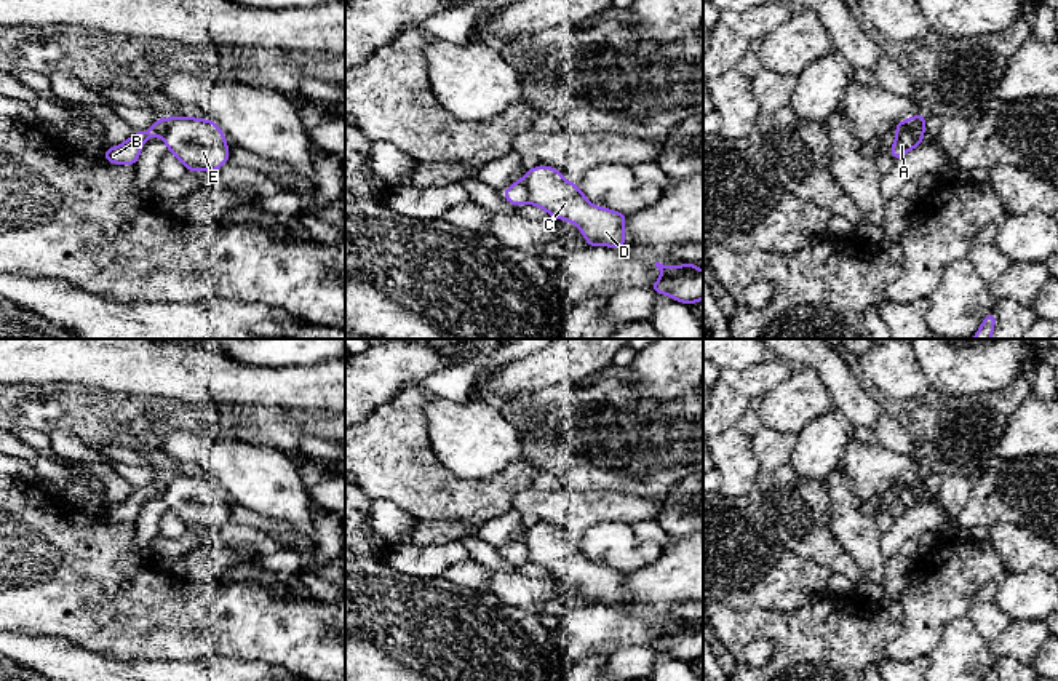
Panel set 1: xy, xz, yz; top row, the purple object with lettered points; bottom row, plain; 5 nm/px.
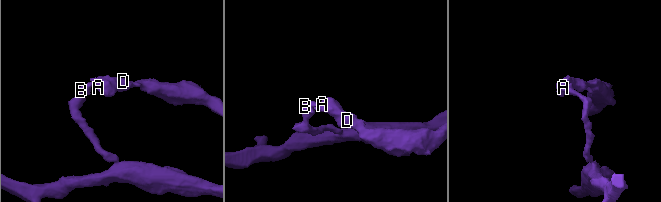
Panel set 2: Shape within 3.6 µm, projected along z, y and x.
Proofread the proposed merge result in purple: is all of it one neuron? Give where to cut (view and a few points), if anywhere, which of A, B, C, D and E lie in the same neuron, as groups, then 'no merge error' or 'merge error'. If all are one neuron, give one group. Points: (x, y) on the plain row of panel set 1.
yz (908, 477), (908, 483), (922, 494) | A C D E / B | merge error

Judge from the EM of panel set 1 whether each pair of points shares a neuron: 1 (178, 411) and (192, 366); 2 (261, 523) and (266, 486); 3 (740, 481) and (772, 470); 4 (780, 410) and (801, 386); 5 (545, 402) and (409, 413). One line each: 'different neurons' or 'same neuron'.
1: different neurons
2: different neurons
3: different neurons
4: same neuron
5: different neurons

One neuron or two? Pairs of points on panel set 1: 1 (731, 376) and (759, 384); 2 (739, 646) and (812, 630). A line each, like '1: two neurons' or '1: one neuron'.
1: one neuron
2: one neuron

